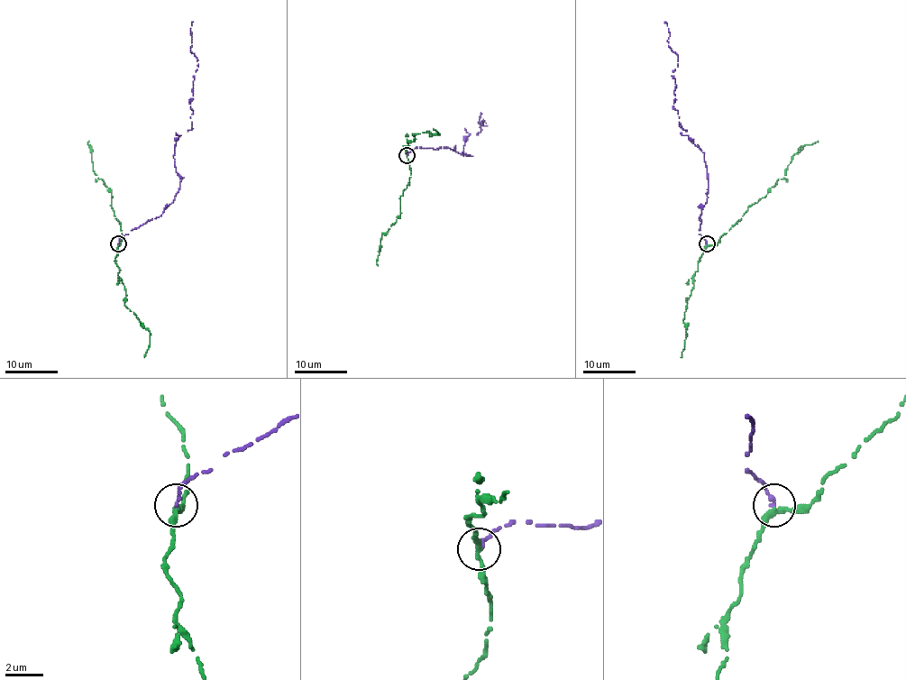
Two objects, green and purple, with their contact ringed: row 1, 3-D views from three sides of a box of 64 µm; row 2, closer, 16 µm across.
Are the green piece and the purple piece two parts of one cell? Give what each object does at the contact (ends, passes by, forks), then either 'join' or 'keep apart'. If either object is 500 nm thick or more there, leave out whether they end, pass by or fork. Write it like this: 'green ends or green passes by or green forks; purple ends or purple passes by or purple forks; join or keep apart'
green passes by; purple ends; join

